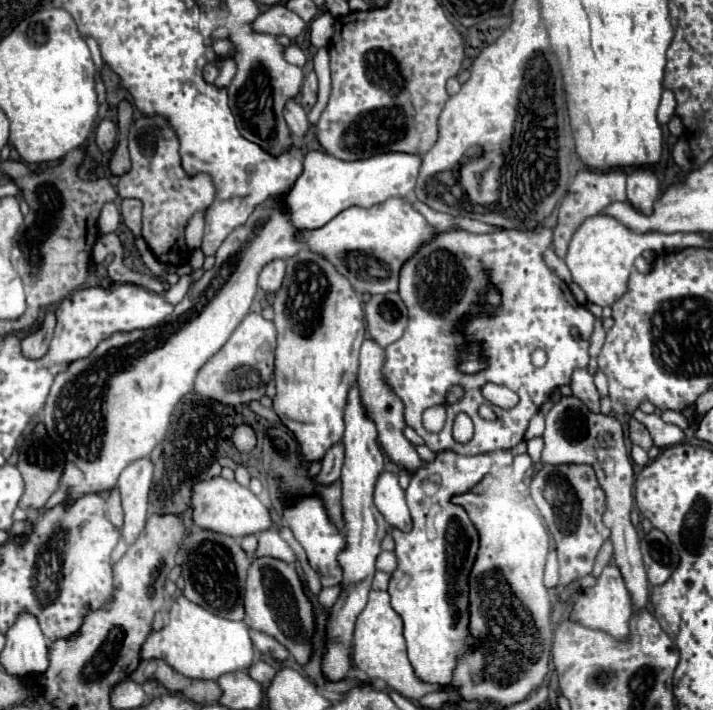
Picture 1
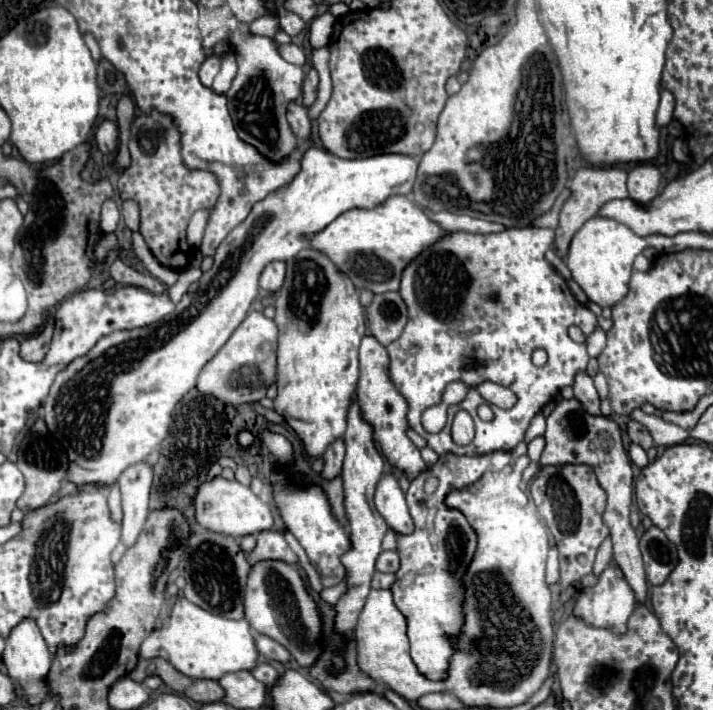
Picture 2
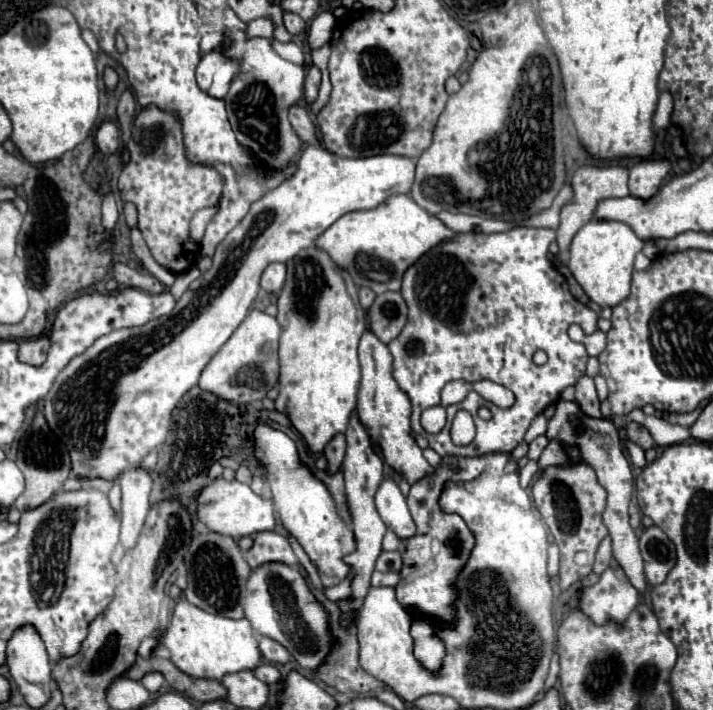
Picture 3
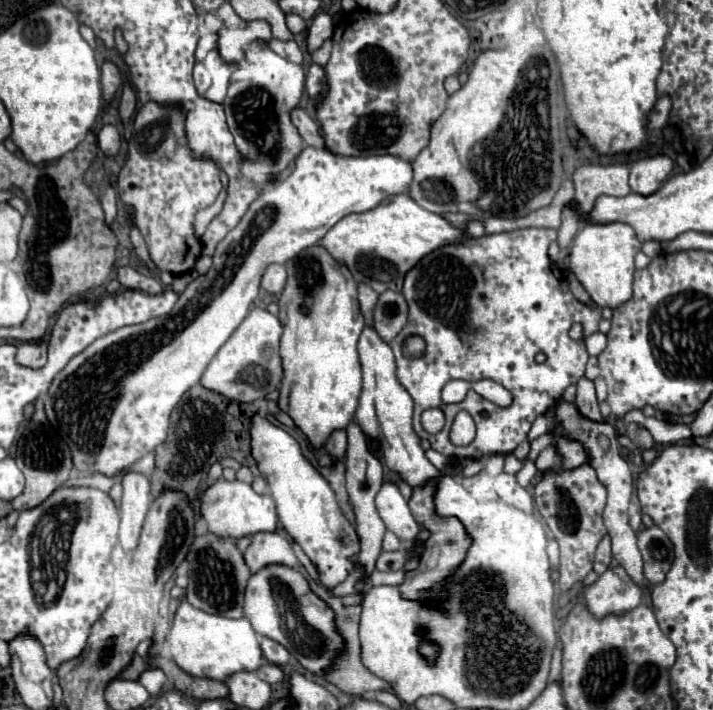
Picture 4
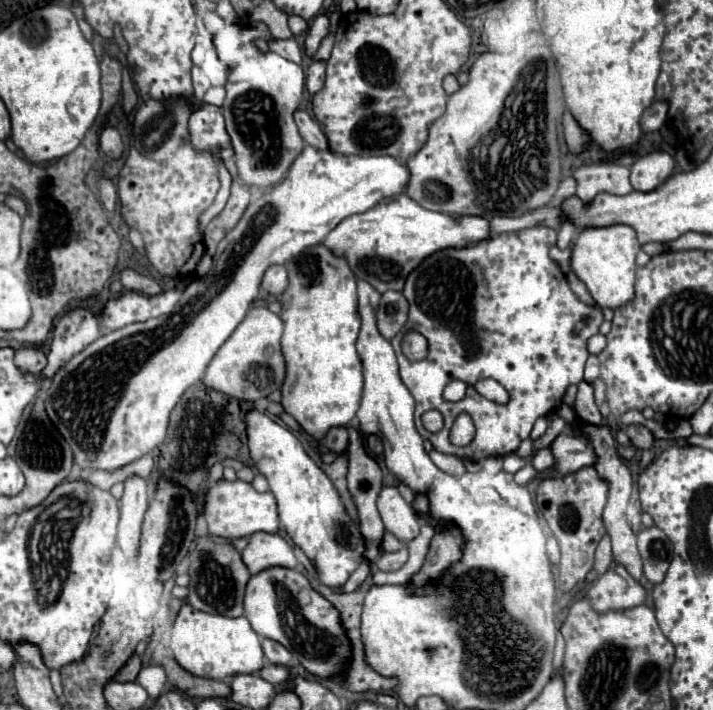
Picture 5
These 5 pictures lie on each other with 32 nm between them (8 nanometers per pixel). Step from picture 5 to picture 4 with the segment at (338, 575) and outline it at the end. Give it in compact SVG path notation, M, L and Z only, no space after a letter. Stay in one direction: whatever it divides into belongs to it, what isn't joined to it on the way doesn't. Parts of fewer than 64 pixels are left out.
M254 414L250 420L250 446L258 470L268 480L284 530L314 562L314 566L318 568L320 582L326 588L342 584L346 576L356 568L350 558L360 552L360 538L356 528L342 514L328 480L302 454L296 438L292 438L284 428L272 424L260 414Z

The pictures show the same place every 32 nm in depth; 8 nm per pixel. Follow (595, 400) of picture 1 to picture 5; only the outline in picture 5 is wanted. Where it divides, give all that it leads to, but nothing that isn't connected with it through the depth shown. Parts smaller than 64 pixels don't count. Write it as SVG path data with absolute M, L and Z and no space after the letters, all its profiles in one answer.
M586 382L578 384L578 396L576 396L576 402L574 402L574 412L576 412L580 424L596 424L596 426L600 426L600 422L602 422L602 416L598 412L596 402L594 402L592 386L586 384Z

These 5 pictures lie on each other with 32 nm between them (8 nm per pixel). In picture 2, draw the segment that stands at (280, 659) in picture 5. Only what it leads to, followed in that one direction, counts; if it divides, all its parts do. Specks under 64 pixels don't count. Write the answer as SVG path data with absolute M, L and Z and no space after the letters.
M254 634L256 638L256 646L258 646L258 652L266 658L266 660L274 660L274 662L288 662L290 660L290 652L278 644L276 640L264 636L264 634Z

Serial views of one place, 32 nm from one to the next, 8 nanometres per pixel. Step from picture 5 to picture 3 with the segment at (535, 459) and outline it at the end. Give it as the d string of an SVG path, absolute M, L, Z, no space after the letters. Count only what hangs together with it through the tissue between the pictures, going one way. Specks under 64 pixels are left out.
M560 400L556 404L554 418L548 424L546 436L550 438L550 444L542 450L542 454L538 458L540 470L544 470L548 466L562 466L564 462L568 462L568 454L562 448L564 444L566 446L578 446L580 452L582 452L582 460L596 470L598 482L608 492L608 504L606 504L606 510L604 510L604 524L606 524L610 538L612 538L614 558L624 568L624 572L630 578L630 582L634 584L634 588L644 592L646 590L644 562L642 562L642 554L640 554L640 548L638 548L638 536L634 534L634 530L628 522L628 506L630 506L632 490L634 490L634 476L632 476L630 464L628 464L628 460L622 452L622 444L620 444L620 436L618 436L616 426L610 420L604 420L604 418L596 420L596 418L586 416L584 412L580 412L576 402Z

